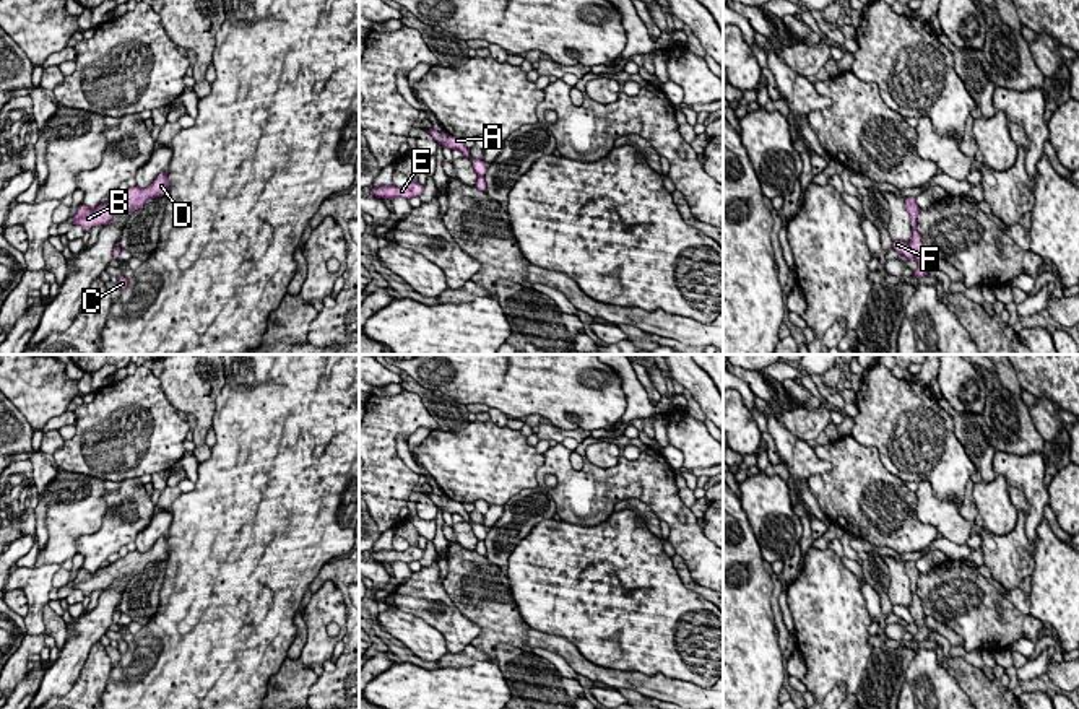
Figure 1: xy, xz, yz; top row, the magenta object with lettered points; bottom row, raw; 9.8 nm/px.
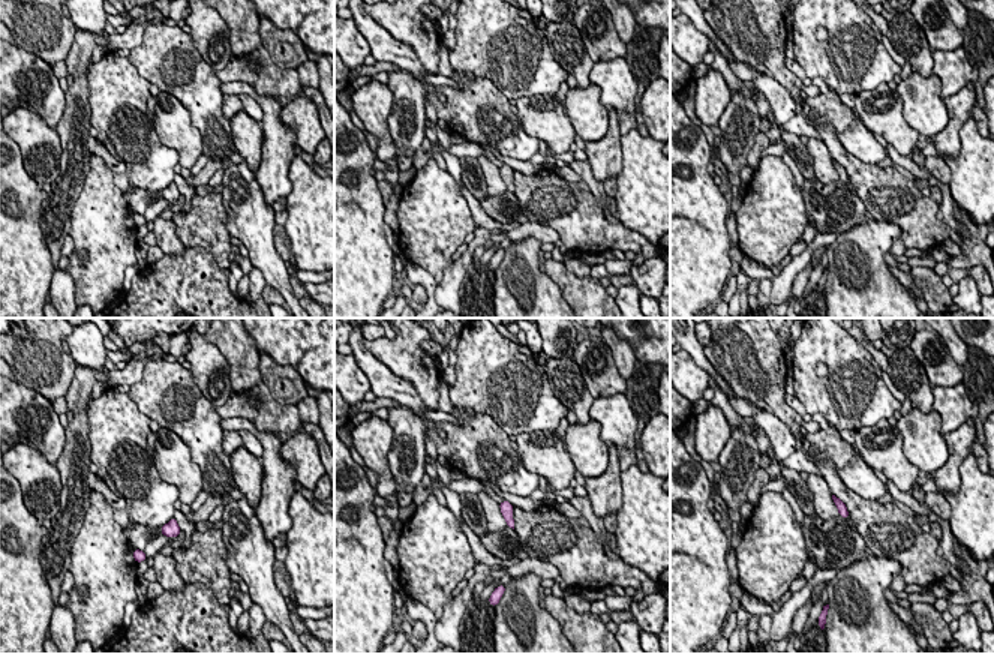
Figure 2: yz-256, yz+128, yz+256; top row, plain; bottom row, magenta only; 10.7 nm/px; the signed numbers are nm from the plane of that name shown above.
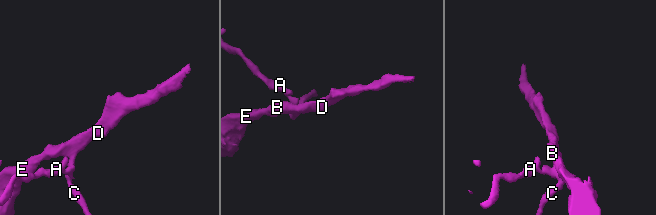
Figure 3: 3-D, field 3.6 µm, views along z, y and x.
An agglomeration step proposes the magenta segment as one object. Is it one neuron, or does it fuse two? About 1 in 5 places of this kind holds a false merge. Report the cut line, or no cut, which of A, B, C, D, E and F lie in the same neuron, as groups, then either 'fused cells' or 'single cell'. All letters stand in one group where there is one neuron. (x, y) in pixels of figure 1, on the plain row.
cut yz (907, 608), (915, 623); groups A F / B C D E; fused cells

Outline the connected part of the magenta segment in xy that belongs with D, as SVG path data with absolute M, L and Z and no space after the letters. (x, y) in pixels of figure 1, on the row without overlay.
M162 535L150 551L128 551L125 556L119 558L115 563L99 568L96 572L86 572L80 569L76 577L72 581L72 589L81 592L93 592L98 589L107 589L117 577L136 576L153 561L164 561L169 555L169 543L166 535Z

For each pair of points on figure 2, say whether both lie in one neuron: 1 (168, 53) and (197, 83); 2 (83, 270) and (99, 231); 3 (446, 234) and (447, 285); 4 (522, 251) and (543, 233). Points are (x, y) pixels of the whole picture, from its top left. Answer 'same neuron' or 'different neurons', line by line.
1: same neuron
2: same neuron
3: different neurons
4: different neurons

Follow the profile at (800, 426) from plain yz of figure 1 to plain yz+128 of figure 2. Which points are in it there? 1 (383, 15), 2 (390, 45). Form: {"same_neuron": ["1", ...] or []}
{"same_neuron": ["2"]}

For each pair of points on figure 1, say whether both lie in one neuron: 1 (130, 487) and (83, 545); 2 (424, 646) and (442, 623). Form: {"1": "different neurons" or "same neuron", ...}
{"1": "same neuron", "2": "different neurons"}

